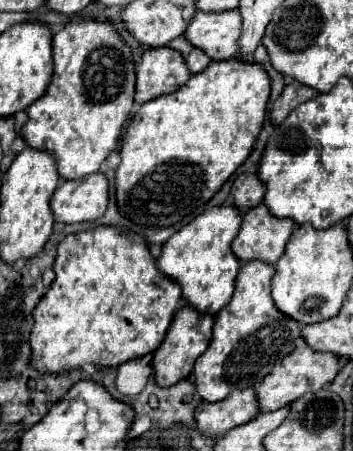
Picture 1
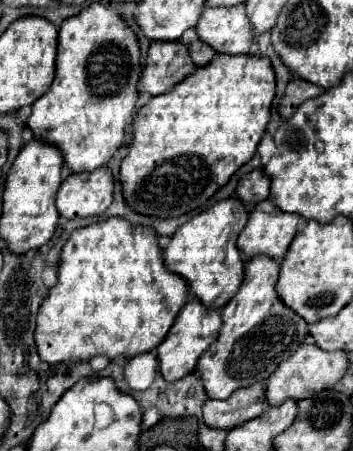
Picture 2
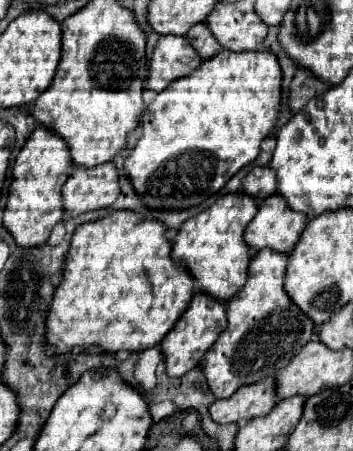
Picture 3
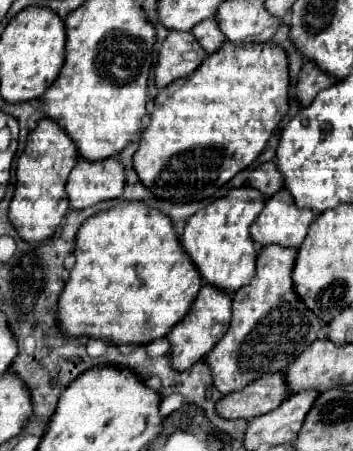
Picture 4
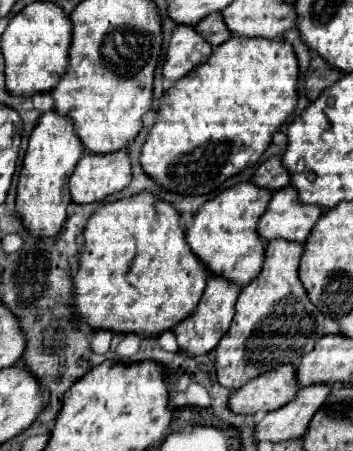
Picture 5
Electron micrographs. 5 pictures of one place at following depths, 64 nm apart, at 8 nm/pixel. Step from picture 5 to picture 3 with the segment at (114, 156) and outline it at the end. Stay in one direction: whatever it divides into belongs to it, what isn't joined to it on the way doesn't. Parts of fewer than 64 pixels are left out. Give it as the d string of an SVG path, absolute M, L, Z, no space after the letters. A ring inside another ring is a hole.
M114 162L100 164L96 168L74 166L72 174L62 186L62 196L64 196L64 210L70 216L112 206L120 196L118 170Z

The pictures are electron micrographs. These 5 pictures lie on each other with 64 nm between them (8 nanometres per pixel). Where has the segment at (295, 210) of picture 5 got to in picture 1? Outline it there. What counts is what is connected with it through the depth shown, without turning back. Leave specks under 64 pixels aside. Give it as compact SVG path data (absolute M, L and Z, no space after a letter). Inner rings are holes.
M264 204L250 208L244 214L242 228L232 242L232 250L242 262L264 260L276 264L284 254L284 244L290 240L294 230L292 220L272 216Z

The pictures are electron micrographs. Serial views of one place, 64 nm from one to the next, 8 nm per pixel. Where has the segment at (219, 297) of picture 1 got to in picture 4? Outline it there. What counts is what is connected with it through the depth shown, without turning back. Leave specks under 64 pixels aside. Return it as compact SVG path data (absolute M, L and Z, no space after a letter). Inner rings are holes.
M240 186L232 188L226 196L210 202L206 208L188 218L184 234L180 236L182 248L188 252L206 282L222 286L222 290L236 292L254 278L258 246L250 236L250 226L262 212L264 204L266 198L256 192L256 188Z

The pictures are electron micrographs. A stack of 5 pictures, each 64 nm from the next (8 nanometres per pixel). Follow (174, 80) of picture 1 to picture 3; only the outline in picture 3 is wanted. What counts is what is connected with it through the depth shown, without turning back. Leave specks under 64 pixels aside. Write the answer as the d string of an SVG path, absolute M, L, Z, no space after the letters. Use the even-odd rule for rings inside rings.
M162 36L154 48L150 62L150 74L146 78L146 88L164 90L172 80L192 74L200 66L202 58L192 48L186 36Z

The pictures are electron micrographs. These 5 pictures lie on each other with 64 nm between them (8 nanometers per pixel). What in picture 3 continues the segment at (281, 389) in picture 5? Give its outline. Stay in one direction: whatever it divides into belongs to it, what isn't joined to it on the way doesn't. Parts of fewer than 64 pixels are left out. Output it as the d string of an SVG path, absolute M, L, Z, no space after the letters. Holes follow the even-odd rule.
M264 378L248 388L240 388L240 392L234 392L230 398L216 400L210 406L210 416L220 424L242 424L246 420L268 414L276 402L276 380Z

